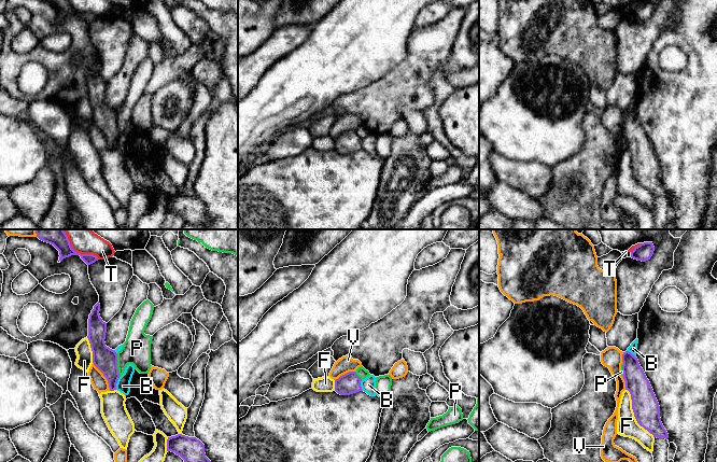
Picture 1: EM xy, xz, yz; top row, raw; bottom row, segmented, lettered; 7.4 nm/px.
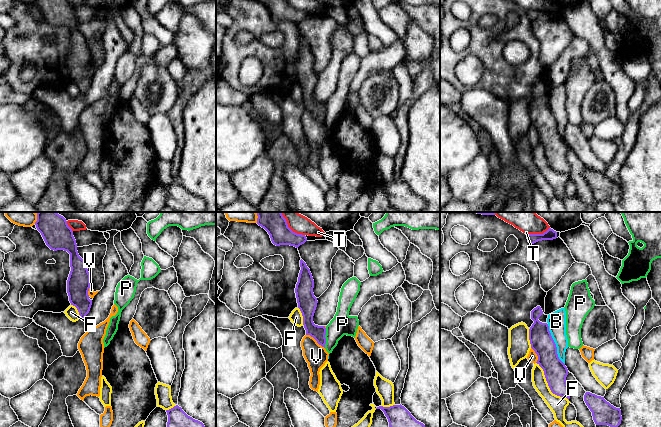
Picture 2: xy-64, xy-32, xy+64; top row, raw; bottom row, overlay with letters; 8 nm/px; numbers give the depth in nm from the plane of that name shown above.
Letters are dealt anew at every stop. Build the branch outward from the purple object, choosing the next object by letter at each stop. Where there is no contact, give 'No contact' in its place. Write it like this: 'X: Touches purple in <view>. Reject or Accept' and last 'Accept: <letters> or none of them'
B: Touches purple in xy. Reject
F: Touches purple in yz. Reject
P: Touches purple in xy. Reject
T: Touches purple in xy. Reject
V: Touches purple in xy. Reject
Accept: none of them

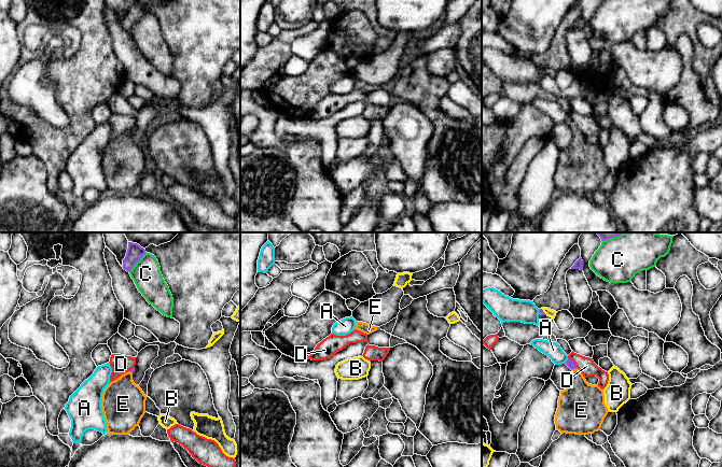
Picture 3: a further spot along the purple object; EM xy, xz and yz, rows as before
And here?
A: Touches purple in yz. Reject
B: Touches purple in yz. Reject
C: Touches purple in xy. Reject
D: Touches purple in yz. Reject
E: Touches purple in yz. Accept
Accept: E

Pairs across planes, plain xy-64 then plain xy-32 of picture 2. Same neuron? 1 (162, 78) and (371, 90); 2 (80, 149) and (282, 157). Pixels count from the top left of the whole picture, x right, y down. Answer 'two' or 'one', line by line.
1: one
2: one

